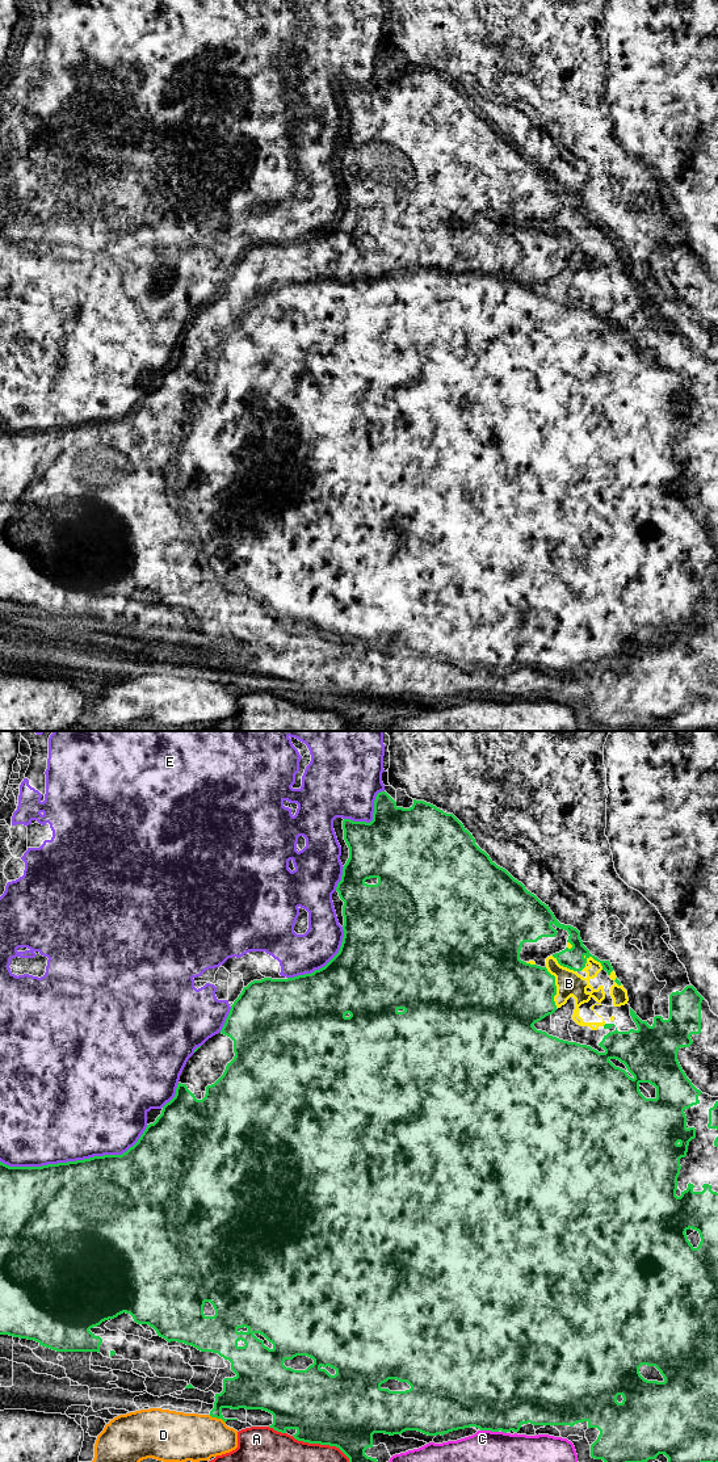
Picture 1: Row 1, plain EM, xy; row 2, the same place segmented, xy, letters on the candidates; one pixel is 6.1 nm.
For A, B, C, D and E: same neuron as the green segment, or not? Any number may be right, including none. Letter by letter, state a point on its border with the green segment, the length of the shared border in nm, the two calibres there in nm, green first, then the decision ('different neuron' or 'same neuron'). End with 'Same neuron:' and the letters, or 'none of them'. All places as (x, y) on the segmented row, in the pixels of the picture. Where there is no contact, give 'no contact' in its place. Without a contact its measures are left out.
A: meets green in xy at (277, 1431); contact 120 nm long; 360 nm thick on the green side, 220 nm on the other; different neuron
B: meets green in xy at (555, 987); contact 260 nm long; 420 nm thick on the green side, 160 nm on the other; same neuron
C: meets green in xy at (490, 1429); contact 110 nm long; 500 nm thick on the green side, 190 nm on the other; different neuron
D: meets green in xy at (217, 1418); contact 120 nm long; 220 nm thick on the green side, 300 nm on the other; different neuron
E: meets green in xy at (76, 1160); contact 950 nm long; 500 nm thick on the green side, 500 nm on the other; different neuron
Same neuron: B

